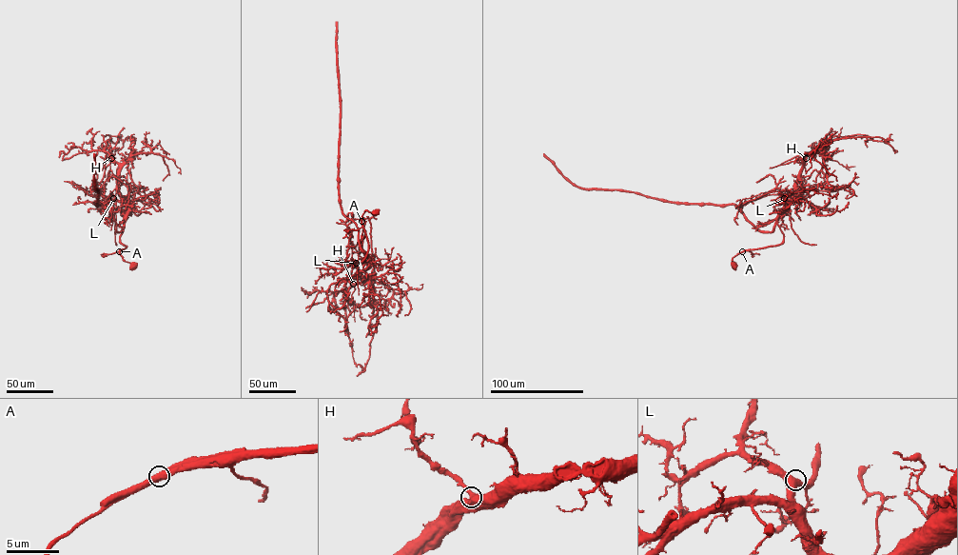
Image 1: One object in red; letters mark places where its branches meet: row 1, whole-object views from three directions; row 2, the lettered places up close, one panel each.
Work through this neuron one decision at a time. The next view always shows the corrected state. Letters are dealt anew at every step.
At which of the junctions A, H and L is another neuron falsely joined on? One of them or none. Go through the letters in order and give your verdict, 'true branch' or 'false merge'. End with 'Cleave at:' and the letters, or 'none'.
A: false merge
H: true branch
L: true branch
Cleave at: A

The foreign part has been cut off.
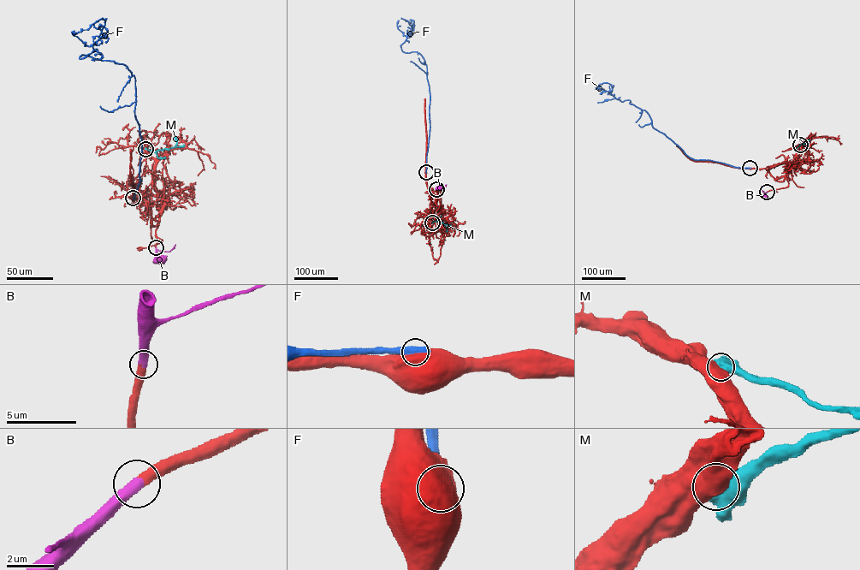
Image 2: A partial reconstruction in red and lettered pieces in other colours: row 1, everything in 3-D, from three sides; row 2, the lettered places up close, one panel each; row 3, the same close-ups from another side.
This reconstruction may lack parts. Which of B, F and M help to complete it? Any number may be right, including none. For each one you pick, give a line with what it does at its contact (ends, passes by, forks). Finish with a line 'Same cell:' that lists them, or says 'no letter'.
B: it ends
Same cell: B

